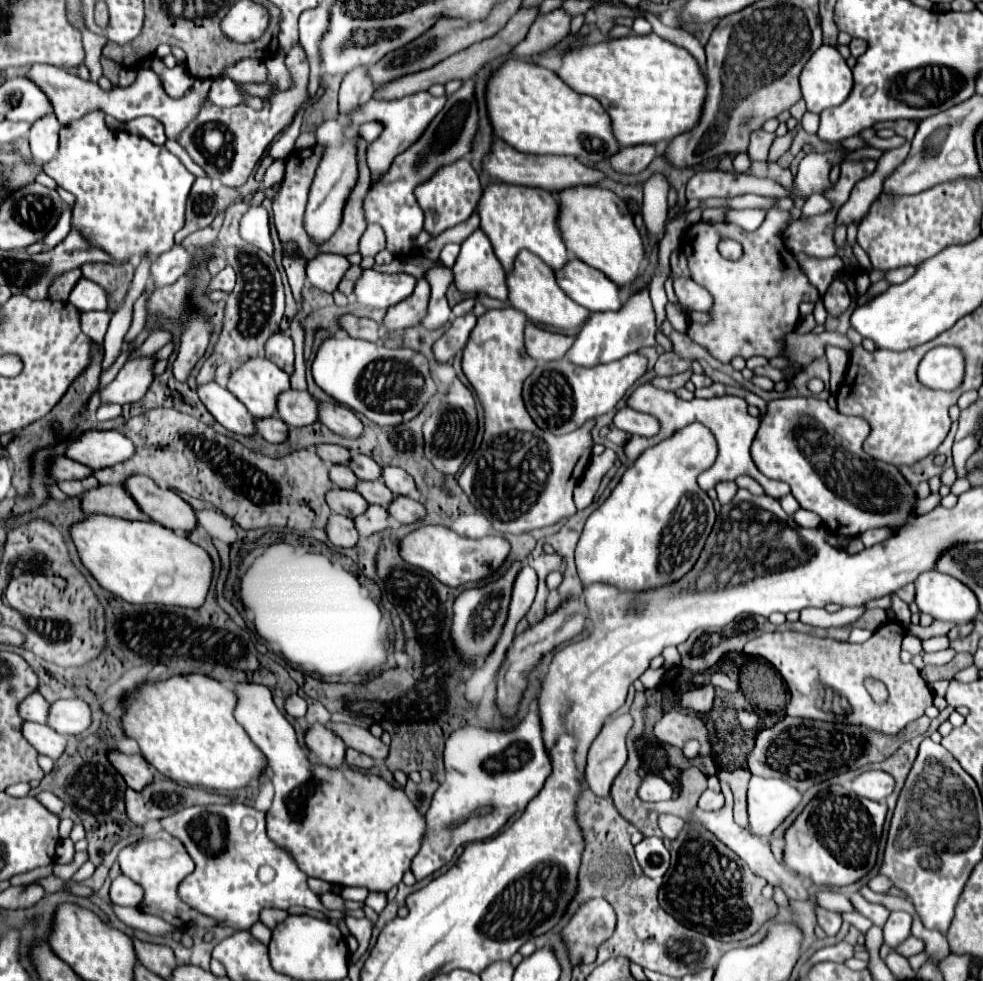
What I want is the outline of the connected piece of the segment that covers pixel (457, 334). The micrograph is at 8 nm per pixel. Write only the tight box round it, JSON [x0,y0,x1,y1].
[432,312,476,364]

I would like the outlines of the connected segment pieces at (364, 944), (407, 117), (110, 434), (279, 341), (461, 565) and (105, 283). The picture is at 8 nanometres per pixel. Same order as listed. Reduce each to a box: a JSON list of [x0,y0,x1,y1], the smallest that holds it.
[[344,916,374,965],[348,92,446,178],[64,430,134,470],[264,332,294,374],[400,524,510,586],[80,264,134,312]]

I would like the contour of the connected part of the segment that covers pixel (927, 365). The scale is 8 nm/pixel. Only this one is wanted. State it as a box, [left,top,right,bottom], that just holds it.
[918,346,964,390]

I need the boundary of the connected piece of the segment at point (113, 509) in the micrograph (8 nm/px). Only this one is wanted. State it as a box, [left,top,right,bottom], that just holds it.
[80,486,148,520]

